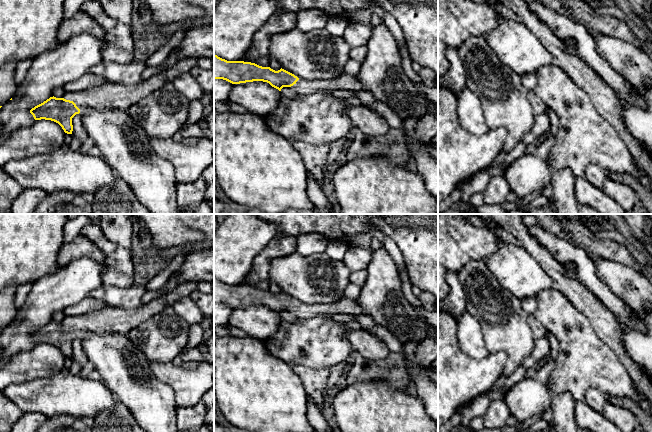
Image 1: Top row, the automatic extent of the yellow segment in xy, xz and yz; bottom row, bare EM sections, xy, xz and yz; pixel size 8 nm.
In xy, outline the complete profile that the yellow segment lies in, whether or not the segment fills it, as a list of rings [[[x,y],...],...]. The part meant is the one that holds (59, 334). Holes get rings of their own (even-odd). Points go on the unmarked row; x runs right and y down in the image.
[[[197,283],[178,284],[160,298],[134,309],[104,308],[84,315],[65,316],[64,322],[50,321],[30,334],[35,344],[51,344],[58,347],[65,357],[72,358],[72,342],[84,332],[97,334],[127,334],[132,328],[172,306],[179,299],[197,290]]]

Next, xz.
[[[214,278],[214,303],[223,303],[232,308],[263,305],[281,315],[283,311],[291,311],[297,318],[311,318],[316,315],[361,315],[363,307],[356,301],[344,298],[329,304],[304,304],[294,298],[280,293],[262,291],[244,285],[227,285]]]

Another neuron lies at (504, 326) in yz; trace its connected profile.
[[[473,260],[465,264],[458,272],[458,278],[464,290],[466,310],[479,322],[490,355],[500,351],[506,353],[502,375],[508,378],[534,350],[535,338],[527,322],[528,314],[523,310],[520,299],[499,284],[485,262]]]

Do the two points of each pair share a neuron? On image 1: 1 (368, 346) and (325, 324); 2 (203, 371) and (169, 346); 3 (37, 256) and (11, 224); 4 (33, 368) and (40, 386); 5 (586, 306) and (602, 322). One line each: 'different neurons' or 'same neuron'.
1: different neurons
2: different neurons
3: same neuron
4: different neurons
5: same neuron

